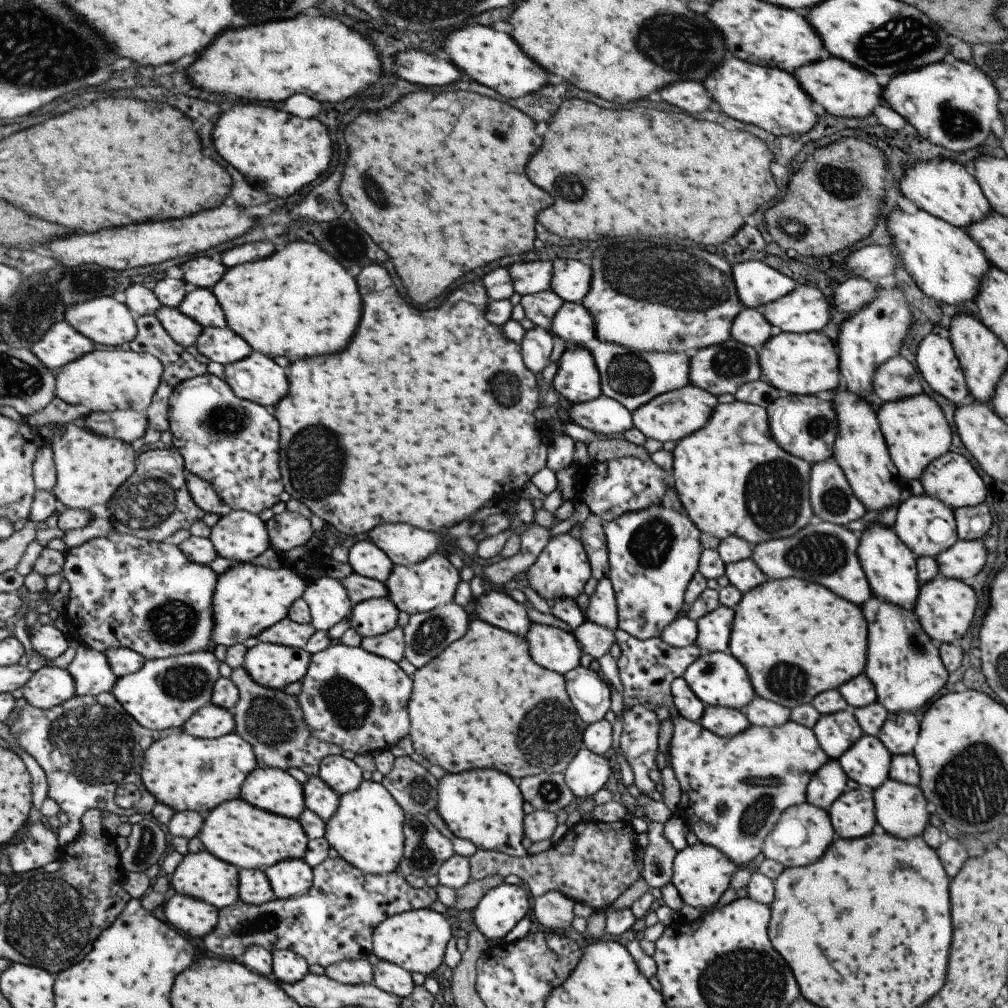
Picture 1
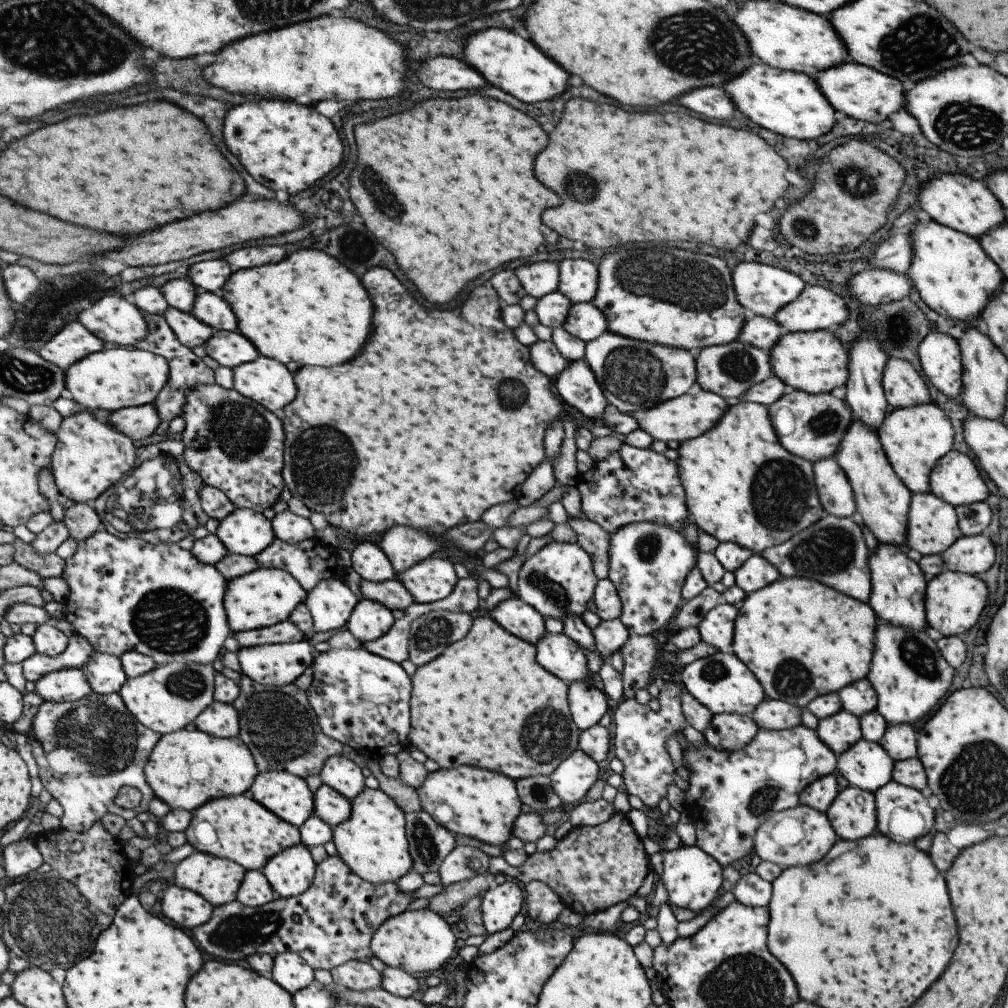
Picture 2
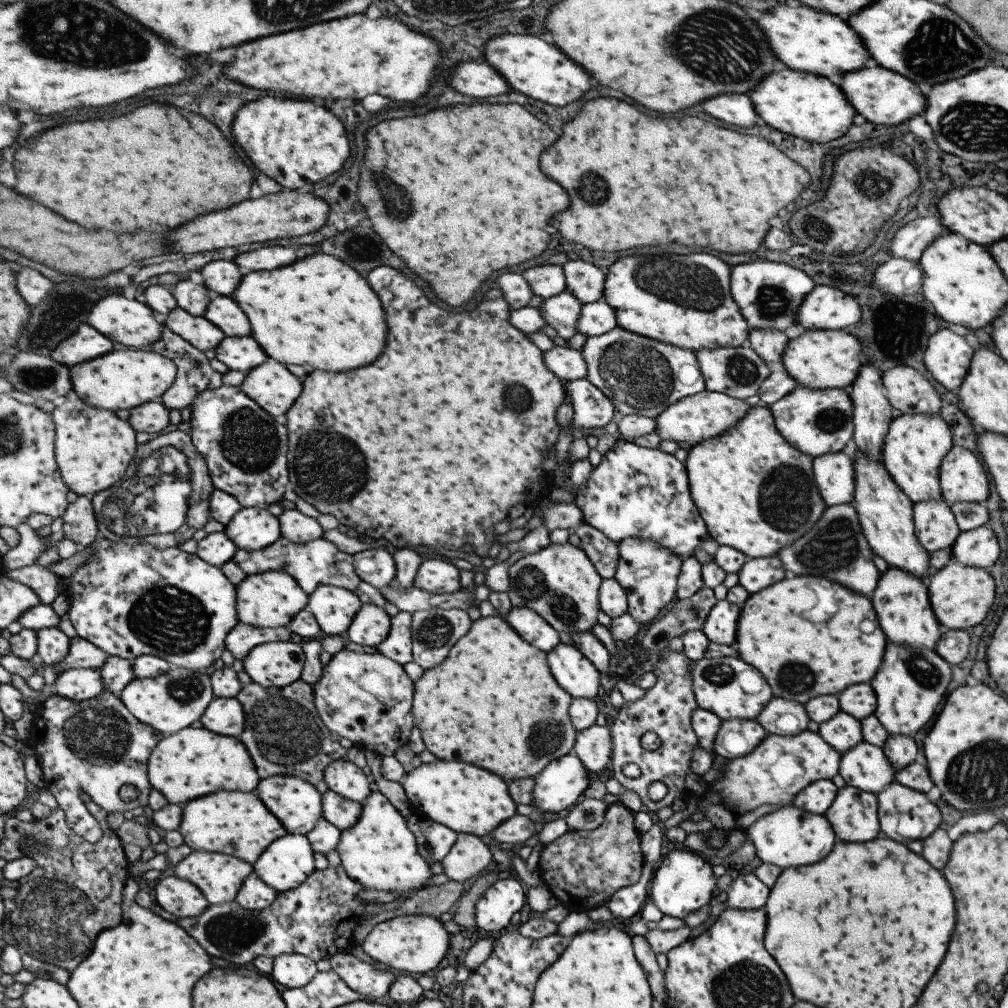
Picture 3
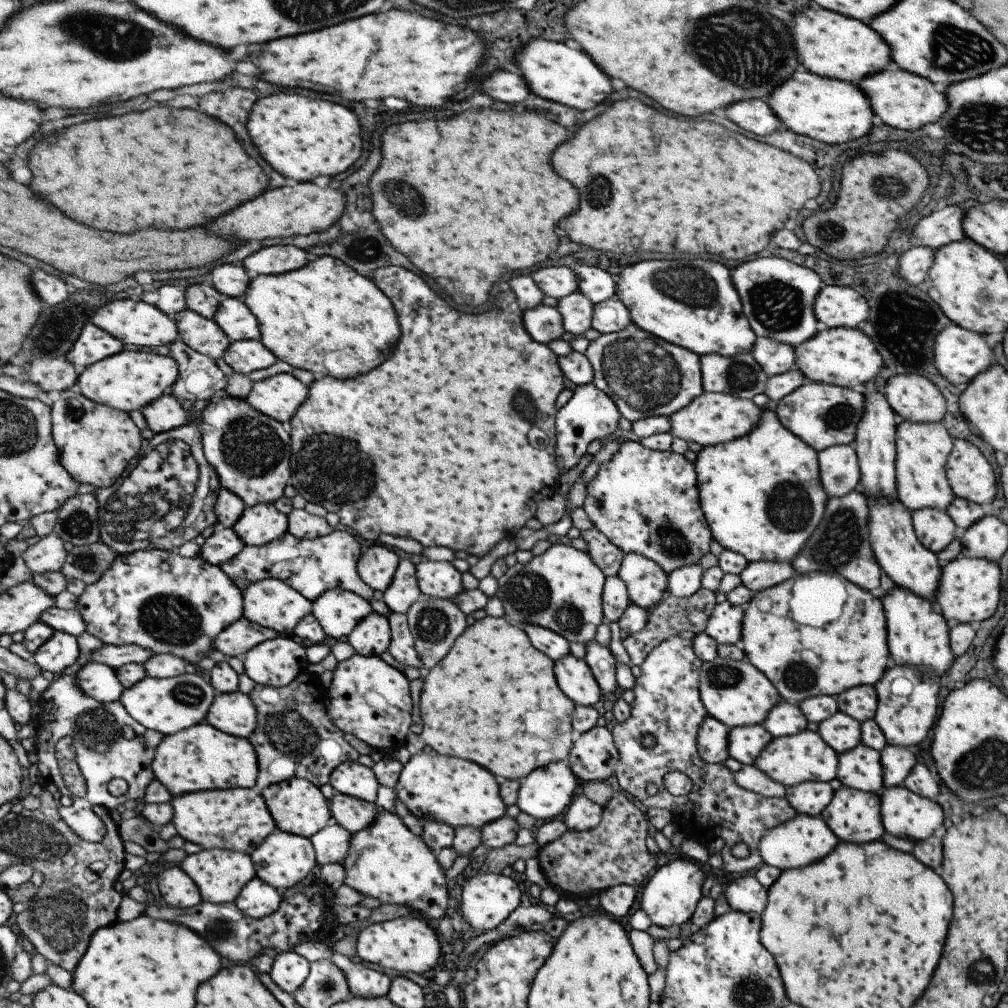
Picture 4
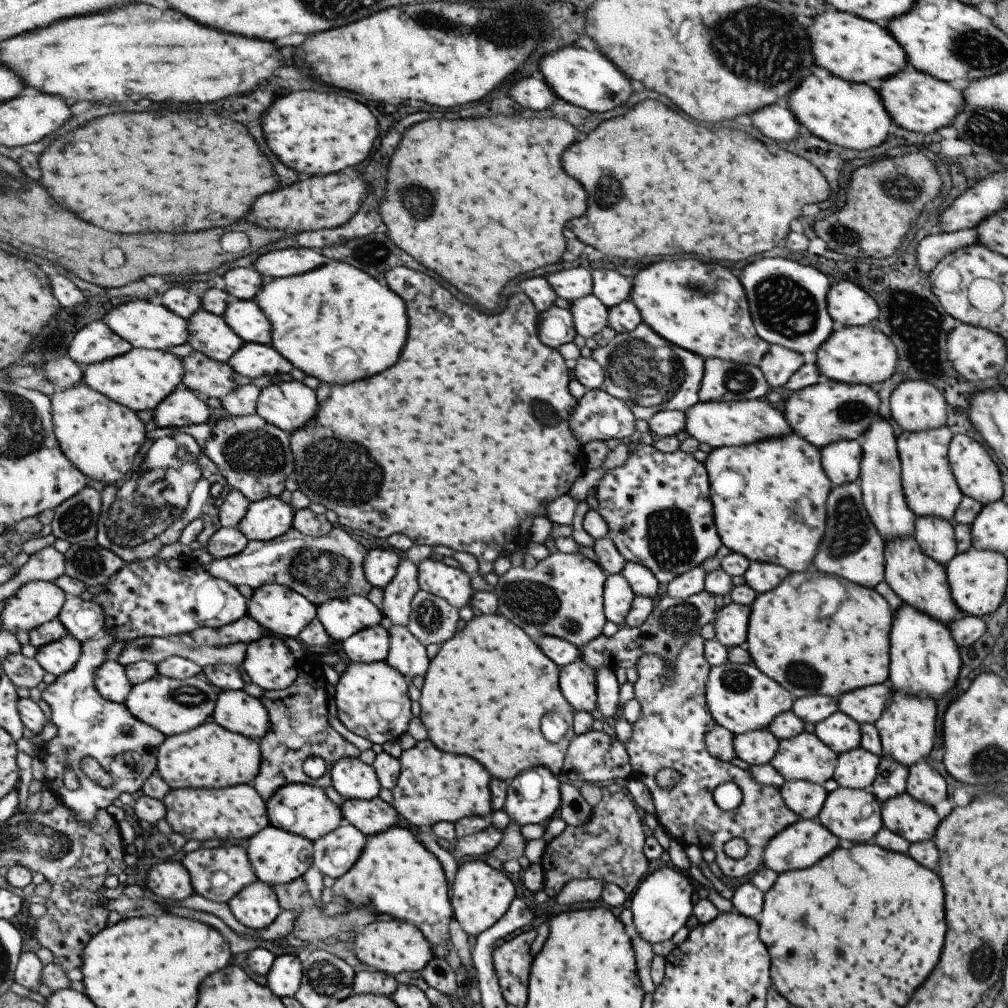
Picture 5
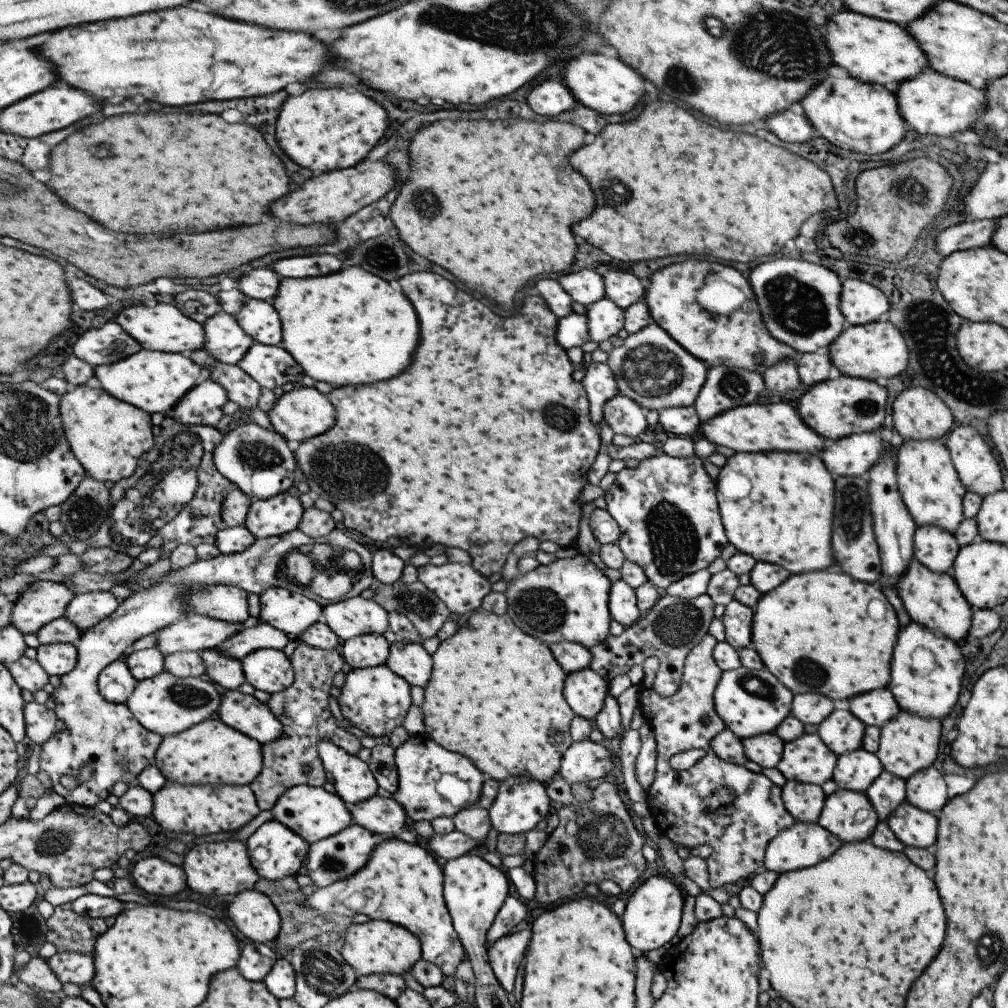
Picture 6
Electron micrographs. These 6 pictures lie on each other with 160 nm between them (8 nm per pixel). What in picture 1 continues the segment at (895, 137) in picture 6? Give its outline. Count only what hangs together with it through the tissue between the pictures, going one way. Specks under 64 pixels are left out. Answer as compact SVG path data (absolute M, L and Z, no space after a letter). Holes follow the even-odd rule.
M723 59L701 82L715 106L725 116L753 125L772 135L798 135L807 132L816 121L813 102L788 72L769 66L759 66L741 59Z

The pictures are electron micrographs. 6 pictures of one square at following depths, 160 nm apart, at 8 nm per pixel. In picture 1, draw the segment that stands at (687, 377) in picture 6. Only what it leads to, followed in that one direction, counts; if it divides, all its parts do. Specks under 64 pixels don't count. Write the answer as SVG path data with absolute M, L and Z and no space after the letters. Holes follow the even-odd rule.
M593 337L586 344L600 378L600 392L616 400L629 412L664 392L689 383L689 353L631 352L625 347L604 343Z

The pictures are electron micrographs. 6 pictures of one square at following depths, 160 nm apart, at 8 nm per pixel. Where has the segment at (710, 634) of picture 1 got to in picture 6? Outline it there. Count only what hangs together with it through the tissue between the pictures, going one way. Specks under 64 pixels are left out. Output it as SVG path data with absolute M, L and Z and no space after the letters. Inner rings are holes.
M731 599L720 618L724 628L725 642L735 650L753 648L751 642L752 610Z

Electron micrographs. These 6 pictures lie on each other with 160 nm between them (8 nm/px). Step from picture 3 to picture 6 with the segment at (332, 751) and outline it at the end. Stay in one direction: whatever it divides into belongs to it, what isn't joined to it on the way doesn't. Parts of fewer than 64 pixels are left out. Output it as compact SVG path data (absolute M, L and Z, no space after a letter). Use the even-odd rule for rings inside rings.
M301 641L290 659L296 672L294 684L287 690L273 693L267 701L274 715L284 724L285 735L273 743L263 745L265 753L262 774L250 784L258 797L258 805L262 811L271 811L290 788L306 784L325 786L329 777L320 757L318 746L321 741L333 741L353 754L359 754L362 747L359 737L349 734L347 730L335 724L335 716L329 706L333 678L339 670L345 668L346 660L341 652L337 648L312 647ZM305 766L309 766L309 772L305 770Z

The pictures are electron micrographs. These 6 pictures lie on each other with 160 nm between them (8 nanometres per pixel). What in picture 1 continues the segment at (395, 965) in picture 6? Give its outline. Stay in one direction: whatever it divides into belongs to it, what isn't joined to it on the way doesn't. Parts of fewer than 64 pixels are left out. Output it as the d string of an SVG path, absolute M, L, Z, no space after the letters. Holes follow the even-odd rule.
M430 909L403 911L378 924L374 931L374 953L382 961L396 964L408 973L421 973L426 977L441 964L450 936L446 915Z

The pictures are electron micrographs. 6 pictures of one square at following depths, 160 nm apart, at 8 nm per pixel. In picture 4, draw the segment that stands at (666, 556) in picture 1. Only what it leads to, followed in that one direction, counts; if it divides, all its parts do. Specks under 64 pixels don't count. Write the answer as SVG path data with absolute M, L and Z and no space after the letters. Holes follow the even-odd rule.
M625 553L616 574L626 586L630 604L650 610L663 597L668 575L652 560L635 553Z

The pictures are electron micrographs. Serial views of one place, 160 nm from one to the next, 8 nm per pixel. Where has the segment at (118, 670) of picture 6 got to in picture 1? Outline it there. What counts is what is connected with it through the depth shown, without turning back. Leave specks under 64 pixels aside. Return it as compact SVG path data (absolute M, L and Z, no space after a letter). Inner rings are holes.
M41 667L22 689L27 704L50 709L71 700L76 694L75 679L69 669Z

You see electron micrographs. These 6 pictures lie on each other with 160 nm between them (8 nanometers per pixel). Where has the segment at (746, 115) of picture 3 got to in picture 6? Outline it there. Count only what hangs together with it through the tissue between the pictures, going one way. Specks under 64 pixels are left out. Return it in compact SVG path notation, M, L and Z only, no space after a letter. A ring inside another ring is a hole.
M785 109L785 112L777 112L775 116L769 116L764 126L775 138L793 144L801 144L815 136L810 122L804 116L797 115L789 109Z

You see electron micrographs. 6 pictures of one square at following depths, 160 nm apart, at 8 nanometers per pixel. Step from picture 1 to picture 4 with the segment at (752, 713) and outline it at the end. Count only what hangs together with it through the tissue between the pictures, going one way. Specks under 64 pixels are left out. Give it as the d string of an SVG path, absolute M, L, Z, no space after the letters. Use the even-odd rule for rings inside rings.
M781 700L765 715L761 725L772 737L782 737L805 730L806 724L797 704Z

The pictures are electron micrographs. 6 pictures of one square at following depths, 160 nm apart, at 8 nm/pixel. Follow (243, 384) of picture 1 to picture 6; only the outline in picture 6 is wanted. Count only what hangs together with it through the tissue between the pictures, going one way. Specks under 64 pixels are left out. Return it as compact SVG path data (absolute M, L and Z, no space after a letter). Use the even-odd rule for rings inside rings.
M314 387L287 388L285 392L275 400L274 405L267 412L274 430L284 436L292 445L296 446L310 438L325 434L338 422L338 412L328 395L323 395Z

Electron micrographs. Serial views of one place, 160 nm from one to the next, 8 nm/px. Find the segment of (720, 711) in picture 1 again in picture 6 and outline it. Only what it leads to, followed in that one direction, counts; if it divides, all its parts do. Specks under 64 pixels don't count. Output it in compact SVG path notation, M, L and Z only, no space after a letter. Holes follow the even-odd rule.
M774 732L740 739L740 743L747 760L759 764L762 769L773 768L779 762L783 750L781 739Z

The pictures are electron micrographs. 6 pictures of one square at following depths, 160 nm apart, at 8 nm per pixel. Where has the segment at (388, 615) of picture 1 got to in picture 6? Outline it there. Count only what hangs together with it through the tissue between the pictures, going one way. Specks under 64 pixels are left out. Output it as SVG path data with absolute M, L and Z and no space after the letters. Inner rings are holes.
M366 634L343 642L342 655L353 669L371 668L386 664L389 645L381 634Z

